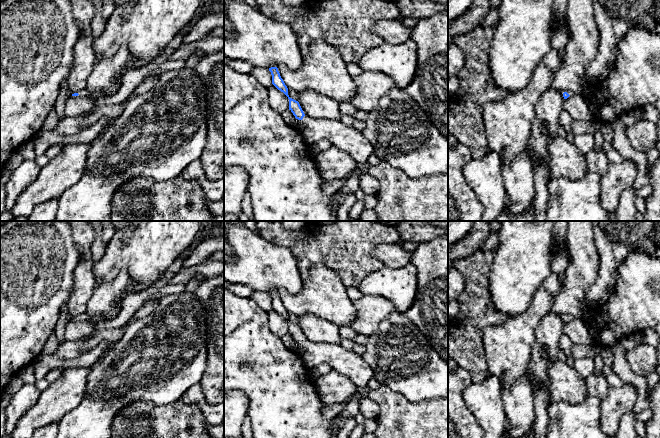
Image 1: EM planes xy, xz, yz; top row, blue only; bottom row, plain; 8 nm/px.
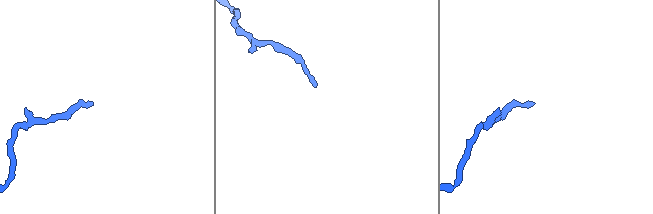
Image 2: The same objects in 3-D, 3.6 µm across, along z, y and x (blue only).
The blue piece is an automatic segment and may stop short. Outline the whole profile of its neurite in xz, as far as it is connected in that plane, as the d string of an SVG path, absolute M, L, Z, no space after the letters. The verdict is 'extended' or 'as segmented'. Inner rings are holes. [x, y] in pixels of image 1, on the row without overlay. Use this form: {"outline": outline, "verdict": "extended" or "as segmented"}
{"outline": "M271 291L269 295L272 299L272 308L288 321L289 334L296 343L304 346L305 352L301 354L301 359L308 370L326 363L332 370L346 375L358 388L368 385L373 377L373 370L364 361L361 354L337 344L313 343L306 340L299 326L289 321L288 312L281 302L278 292Z", "verdict": "extended"}

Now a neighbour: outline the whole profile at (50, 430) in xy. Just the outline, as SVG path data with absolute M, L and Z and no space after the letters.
M47 424L33 432L31 438L57 438L58 424Z

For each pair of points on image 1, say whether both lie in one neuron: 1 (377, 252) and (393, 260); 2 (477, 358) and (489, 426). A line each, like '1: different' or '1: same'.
1: same
2: different

